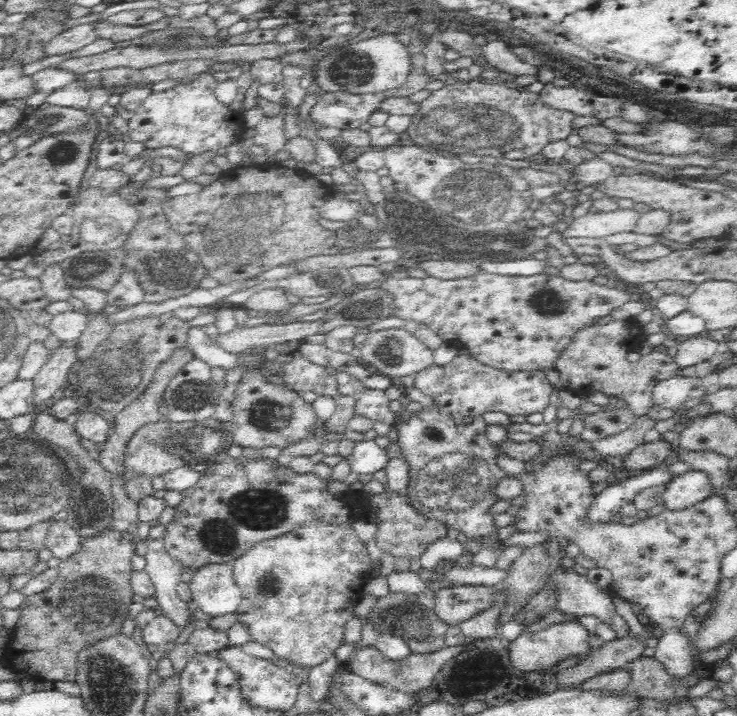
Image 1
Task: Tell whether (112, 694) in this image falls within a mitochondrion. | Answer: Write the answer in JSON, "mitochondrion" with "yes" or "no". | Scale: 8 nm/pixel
{"mitochondrion":"yes"}

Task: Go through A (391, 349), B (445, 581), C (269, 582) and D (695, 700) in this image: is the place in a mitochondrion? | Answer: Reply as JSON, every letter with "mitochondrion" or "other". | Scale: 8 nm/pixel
{"A":"mitochondrion","B":"other","C":"mitochondrion","D":"other"}

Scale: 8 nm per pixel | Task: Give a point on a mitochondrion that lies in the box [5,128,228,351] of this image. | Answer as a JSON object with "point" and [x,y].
{"point":[62,154]}

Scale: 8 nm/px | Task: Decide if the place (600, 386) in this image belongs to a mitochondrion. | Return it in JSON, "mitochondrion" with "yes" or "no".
{"mitochondrion":"no"}

